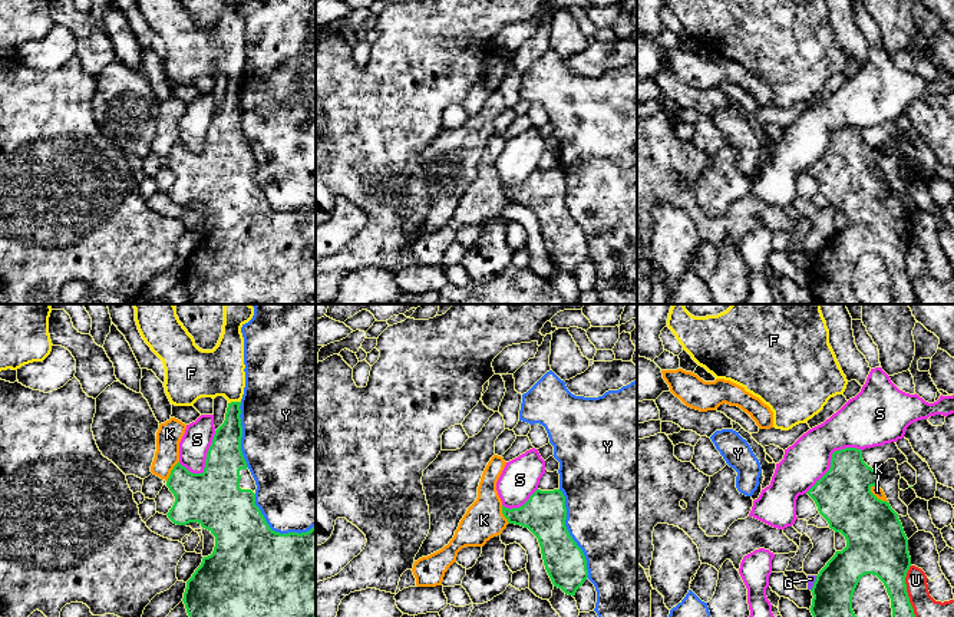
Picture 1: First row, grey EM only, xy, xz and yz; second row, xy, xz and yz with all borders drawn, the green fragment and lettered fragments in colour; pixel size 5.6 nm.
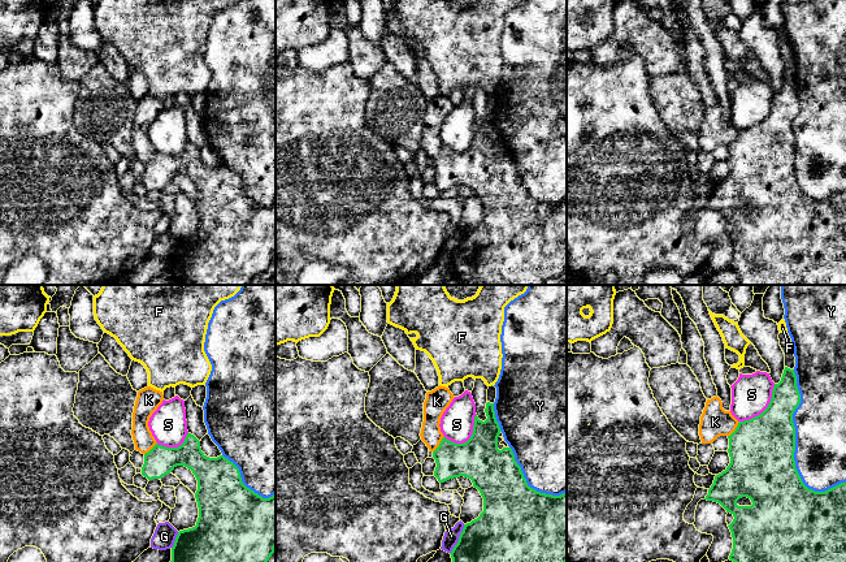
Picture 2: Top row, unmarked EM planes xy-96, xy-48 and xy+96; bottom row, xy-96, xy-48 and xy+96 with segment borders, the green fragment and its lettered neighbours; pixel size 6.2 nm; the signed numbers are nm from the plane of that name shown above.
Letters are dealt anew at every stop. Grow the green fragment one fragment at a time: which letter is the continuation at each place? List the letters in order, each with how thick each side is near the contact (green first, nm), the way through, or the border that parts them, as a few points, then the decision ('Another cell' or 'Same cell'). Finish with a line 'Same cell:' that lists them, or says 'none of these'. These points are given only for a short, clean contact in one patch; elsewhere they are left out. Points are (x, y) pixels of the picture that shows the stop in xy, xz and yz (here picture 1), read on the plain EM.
F: Thickness 160 nm (green) against 280 nm. Boundary: xy (240, 79), (228, 82). Another cell
G: Thickness 220 nm (green) against 50 nm. Boundary: yz (816, 254), (811, 269). Another cell
K: Thickness 340 nm (green) against 60 nm. Another cell
S: Thickness 320 nm (green) against 260 nm. Another cell
U: Thickness 240 nm (green) against 200 nm. Another cell
Y: Thickness 240 nm (green) against 480 nm. Another cell
Same cell: none of these

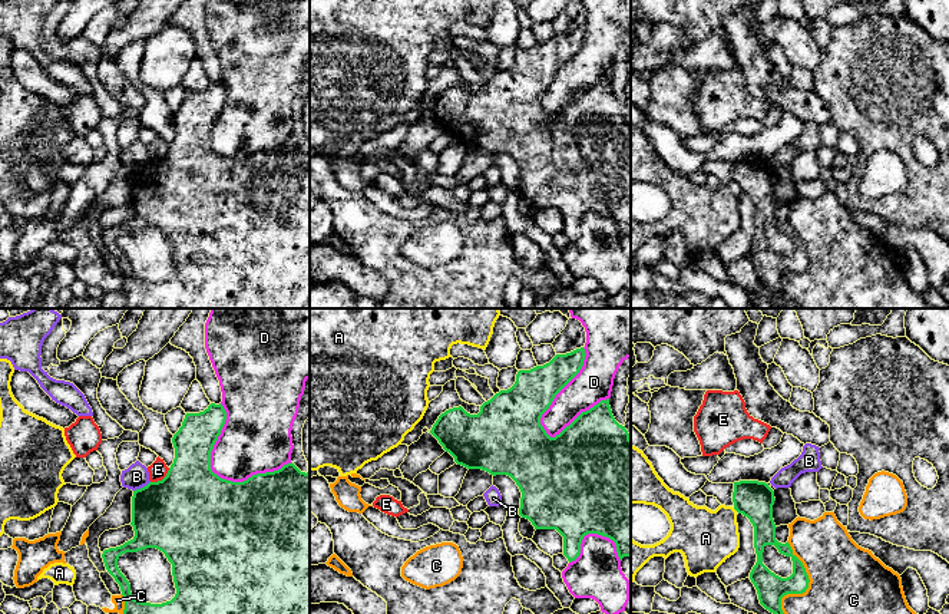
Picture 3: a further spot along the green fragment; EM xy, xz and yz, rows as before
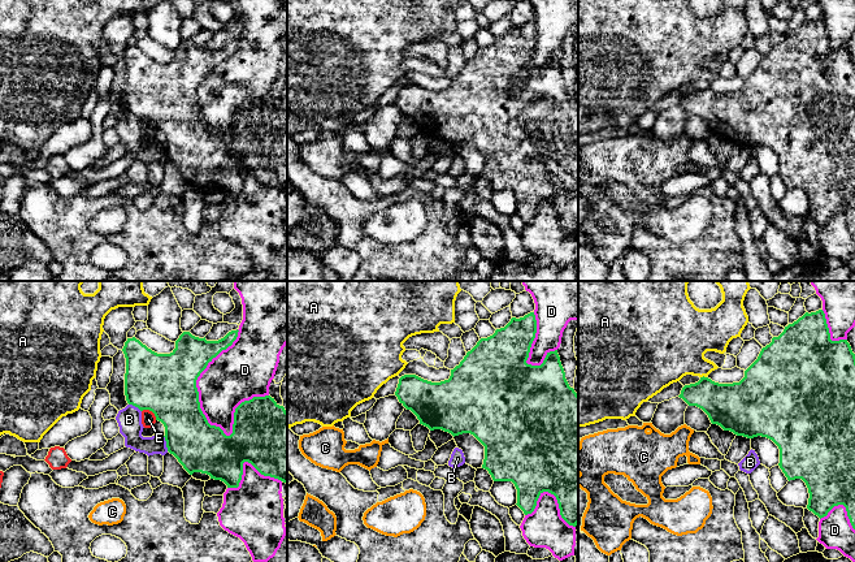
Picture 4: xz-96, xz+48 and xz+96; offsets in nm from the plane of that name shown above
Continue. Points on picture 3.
A: Thickness 220 nm (green) against 320 nm. Boundary: yz (733, 187), (737, 190). Another cell
B: Thickness 420 nm (green) against 140 nm. Another cell
C: Thickness 160 nm (green) against 460 nm. Another cell
D: Thickness 260 nm (green) against 200 nm. Another cell
E: Thickness 500 nm (green) against 100 nm. Another cell
Same cell: none of these

